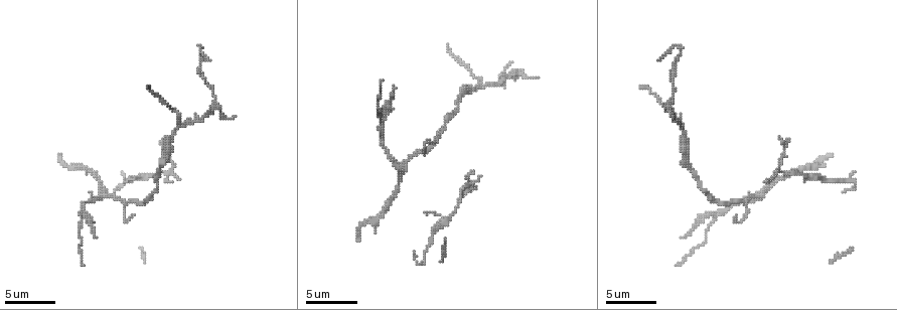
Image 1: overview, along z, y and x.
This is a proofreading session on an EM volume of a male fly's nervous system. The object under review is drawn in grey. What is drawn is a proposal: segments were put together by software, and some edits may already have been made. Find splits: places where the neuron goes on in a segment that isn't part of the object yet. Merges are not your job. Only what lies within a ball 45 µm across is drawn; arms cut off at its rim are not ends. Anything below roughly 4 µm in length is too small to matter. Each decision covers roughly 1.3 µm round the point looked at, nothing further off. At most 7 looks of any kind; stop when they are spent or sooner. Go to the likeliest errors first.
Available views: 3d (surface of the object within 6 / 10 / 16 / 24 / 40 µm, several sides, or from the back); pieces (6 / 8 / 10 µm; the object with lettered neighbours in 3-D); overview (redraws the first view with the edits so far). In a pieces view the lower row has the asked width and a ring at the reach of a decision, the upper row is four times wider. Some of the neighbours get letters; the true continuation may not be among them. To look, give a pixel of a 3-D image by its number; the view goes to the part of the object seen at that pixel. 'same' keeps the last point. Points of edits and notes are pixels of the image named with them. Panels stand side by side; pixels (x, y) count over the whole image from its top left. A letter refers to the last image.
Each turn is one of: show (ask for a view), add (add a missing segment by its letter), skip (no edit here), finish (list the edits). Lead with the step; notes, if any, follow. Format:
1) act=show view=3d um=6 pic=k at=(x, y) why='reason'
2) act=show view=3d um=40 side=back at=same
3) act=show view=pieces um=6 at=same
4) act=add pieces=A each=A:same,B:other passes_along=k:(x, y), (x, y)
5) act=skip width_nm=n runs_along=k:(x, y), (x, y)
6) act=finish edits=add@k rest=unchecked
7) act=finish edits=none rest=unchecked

act=show view=pieces um=8 pic=1 at=(765, 182) why='thin end'

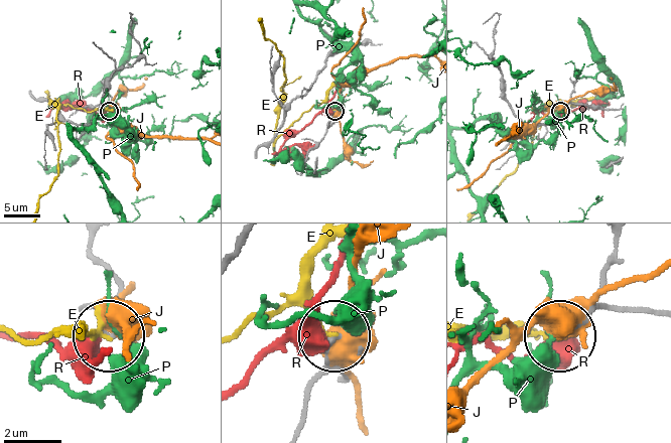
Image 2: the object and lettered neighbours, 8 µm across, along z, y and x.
act=skip each=E:other,J:other,P:other,R:other found='no lettered segment goes on from it'

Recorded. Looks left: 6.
act=show view=3d um=6 pic=1 at=(94, 239) why='free end'

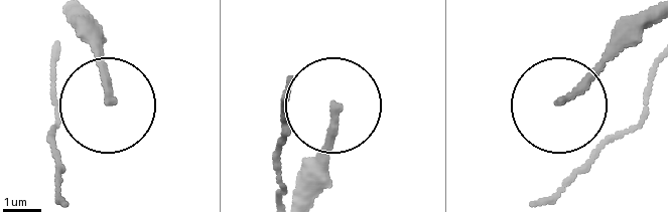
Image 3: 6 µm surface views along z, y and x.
act=show view=pieces um=6 pic=3 at=(335, 108)

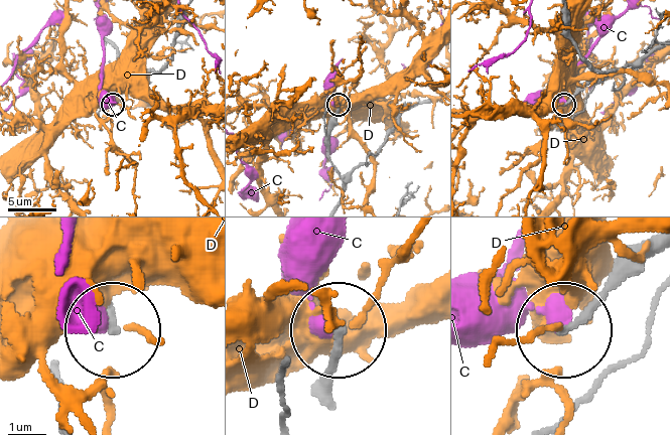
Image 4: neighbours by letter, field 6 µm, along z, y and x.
act=skip each=C:other,D:other runs_along=4:(660, 237), (567, 326) found='none of them fits'

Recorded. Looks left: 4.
act=show view=pieces um=8 pic=1 at=(778, 138) why='free end'

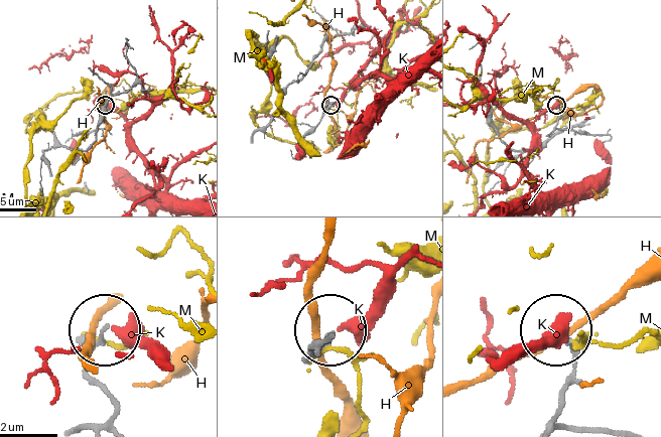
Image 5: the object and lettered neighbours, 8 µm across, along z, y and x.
act=skip each=H:other,K:other,M:other found='no lettered segment goes on from it'

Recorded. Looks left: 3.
act=show view=pieces um=10 pic=1 at=(509, 62) why='end of a long branch'

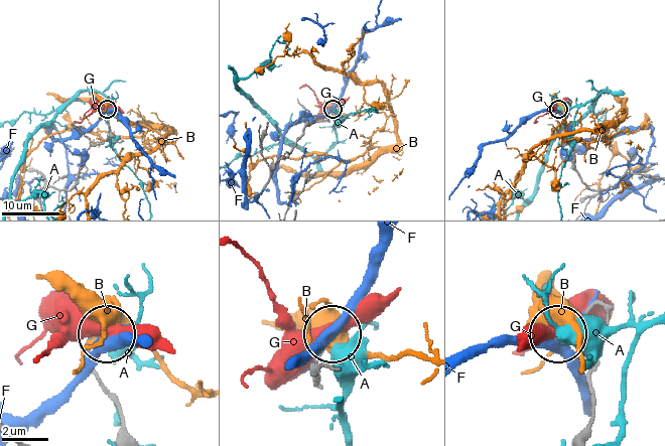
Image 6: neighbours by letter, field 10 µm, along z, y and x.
act=skip width_nm=110 each=A:other,B:other,F:other,G:other found='no lettered segment goes on from it'

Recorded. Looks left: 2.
act=finish edits=none rest=unchecked

